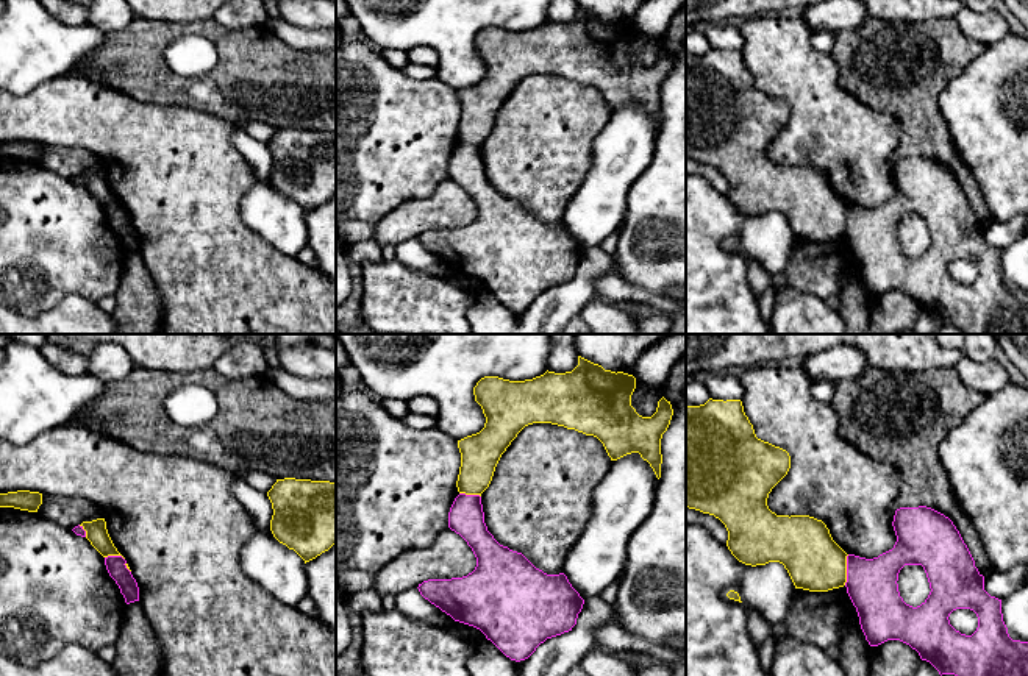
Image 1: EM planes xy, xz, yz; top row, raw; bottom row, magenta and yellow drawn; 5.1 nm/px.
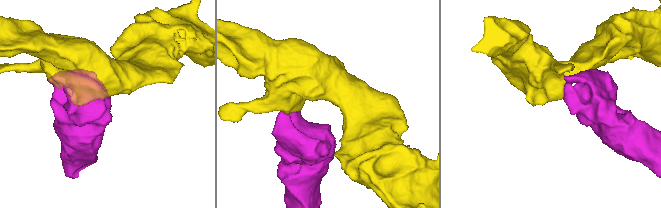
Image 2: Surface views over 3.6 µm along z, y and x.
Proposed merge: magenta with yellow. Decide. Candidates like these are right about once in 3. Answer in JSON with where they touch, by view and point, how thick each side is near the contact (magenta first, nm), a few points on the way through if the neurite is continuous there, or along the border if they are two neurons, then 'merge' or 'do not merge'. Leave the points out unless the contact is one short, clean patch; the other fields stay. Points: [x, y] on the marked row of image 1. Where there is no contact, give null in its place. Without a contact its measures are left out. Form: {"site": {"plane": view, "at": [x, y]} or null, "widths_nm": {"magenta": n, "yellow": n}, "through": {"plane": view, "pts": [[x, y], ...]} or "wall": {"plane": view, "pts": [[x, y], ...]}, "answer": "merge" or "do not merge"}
{"site": {"plane": "yz", "at": [847, 570]}, "widths_nm": {"magenta": 260, "yellow": 300}, "wall": {"plane": "yz", "pts": [[849, 555], [847, 581], [844, 584]]}, "answer": "do not merge"}

